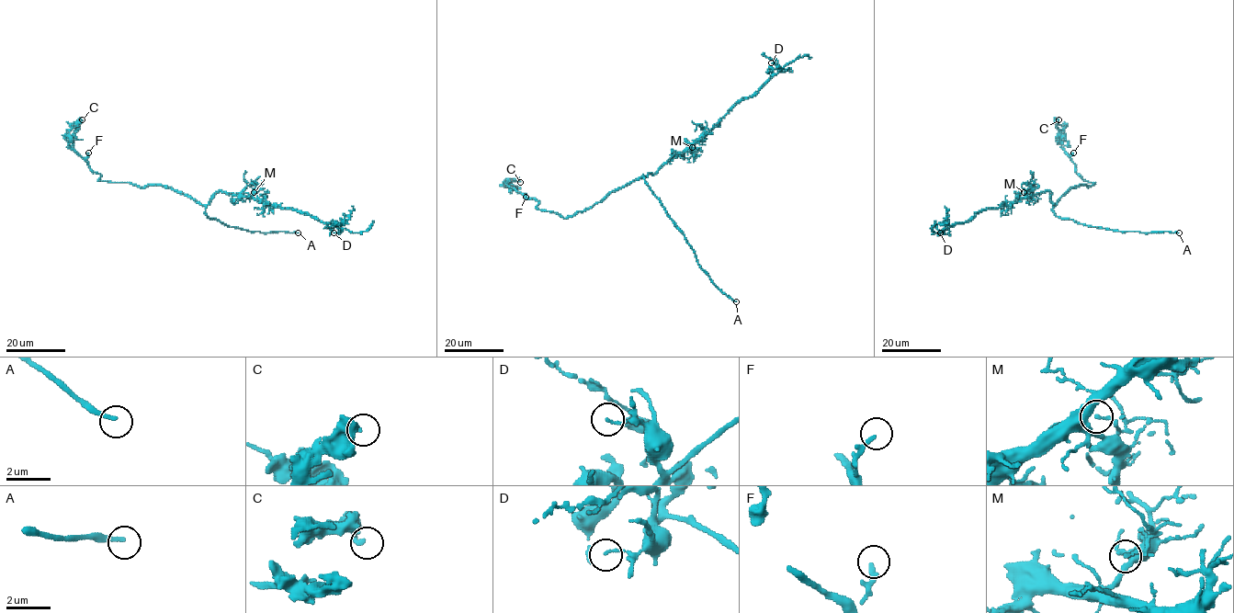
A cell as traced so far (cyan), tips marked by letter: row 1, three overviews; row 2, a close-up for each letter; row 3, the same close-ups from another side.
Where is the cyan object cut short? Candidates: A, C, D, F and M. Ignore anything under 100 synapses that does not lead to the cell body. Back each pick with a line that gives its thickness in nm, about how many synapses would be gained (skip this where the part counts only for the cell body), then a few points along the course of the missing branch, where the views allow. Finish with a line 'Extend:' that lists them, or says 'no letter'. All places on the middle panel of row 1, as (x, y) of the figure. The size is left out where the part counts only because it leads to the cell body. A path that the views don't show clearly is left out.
A: 200 nm | (736, 301), (753, 318), (759, 321), (760, 319)
Extend: A

